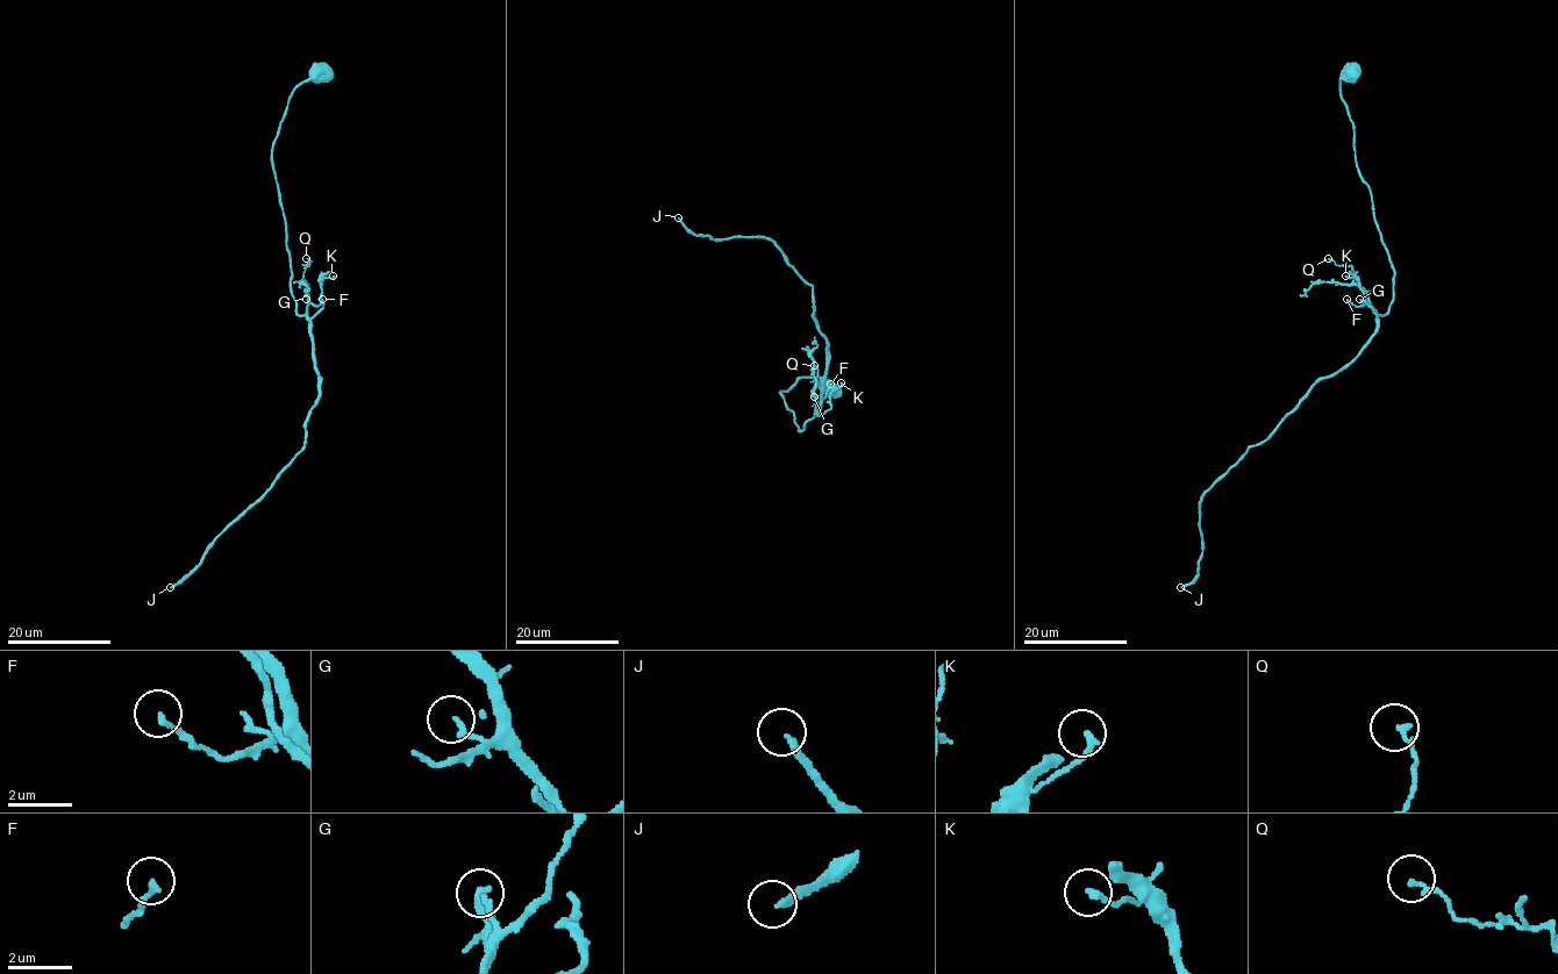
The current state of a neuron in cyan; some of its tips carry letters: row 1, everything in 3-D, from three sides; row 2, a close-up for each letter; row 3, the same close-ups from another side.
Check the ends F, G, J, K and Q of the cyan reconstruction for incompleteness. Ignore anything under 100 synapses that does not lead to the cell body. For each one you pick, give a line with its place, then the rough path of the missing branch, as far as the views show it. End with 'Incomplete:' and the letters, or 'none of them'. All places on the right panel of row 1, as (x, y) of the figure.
J: Place: (1180, 587)
Incomplete: J

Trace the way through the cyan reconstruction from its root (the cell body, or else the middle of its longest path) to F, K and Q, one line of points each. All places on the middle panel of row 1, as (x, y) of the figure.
F: (829, 387), (820, 385), (819, 377), (800, 377), (779, 393), (800, 431), (814, 416), (830, 384)
K: (829, 387), (820, 385), (819, 377), (800, 377), (779, 393), (800, 431), (831, 407), (830, 394), (841, 382)
Q: (829, 387), (824, 391), (820, 385), (819, 377), (800, 377), (779, 393), (800, 431), (814, 416), (814, 365)

